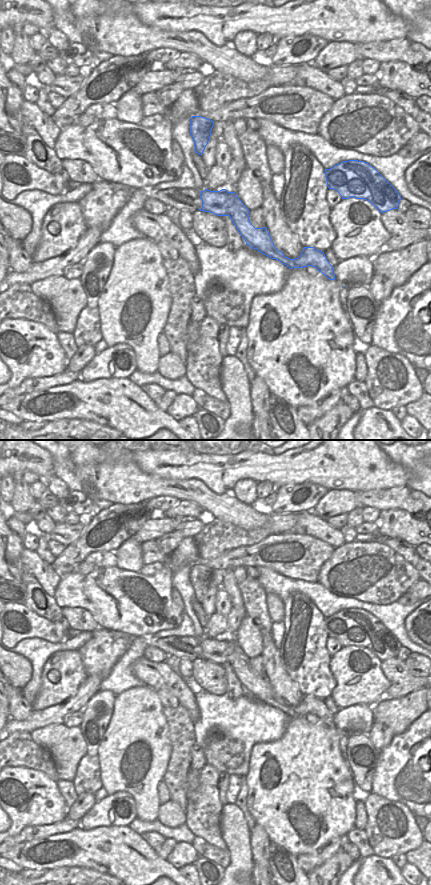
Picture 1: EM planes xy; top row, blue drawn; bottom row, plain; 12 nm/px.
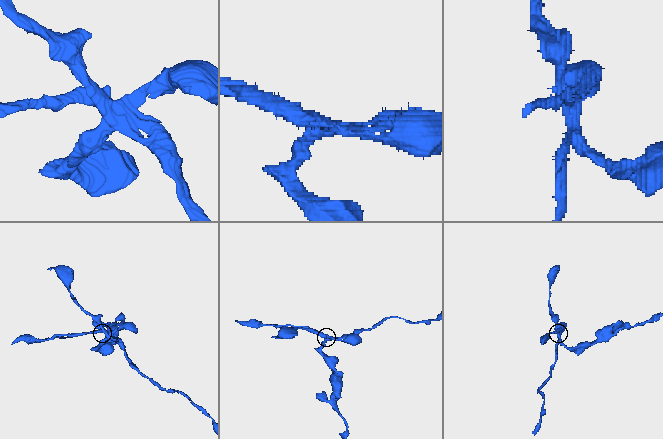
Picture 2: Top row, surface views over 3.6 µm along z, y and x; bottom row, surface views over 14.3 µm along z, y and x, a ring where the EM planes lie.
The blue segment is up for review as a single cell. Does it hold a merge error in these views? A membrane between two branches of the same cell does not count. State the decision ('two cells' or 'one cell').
two cells

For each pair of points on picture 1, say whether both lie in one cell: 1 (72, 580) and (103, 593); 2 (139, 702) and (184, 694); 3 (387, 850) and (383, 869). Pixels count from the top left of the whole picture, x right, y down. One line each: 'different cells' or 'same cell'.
1: same cell
2: different cells
3: different cells

